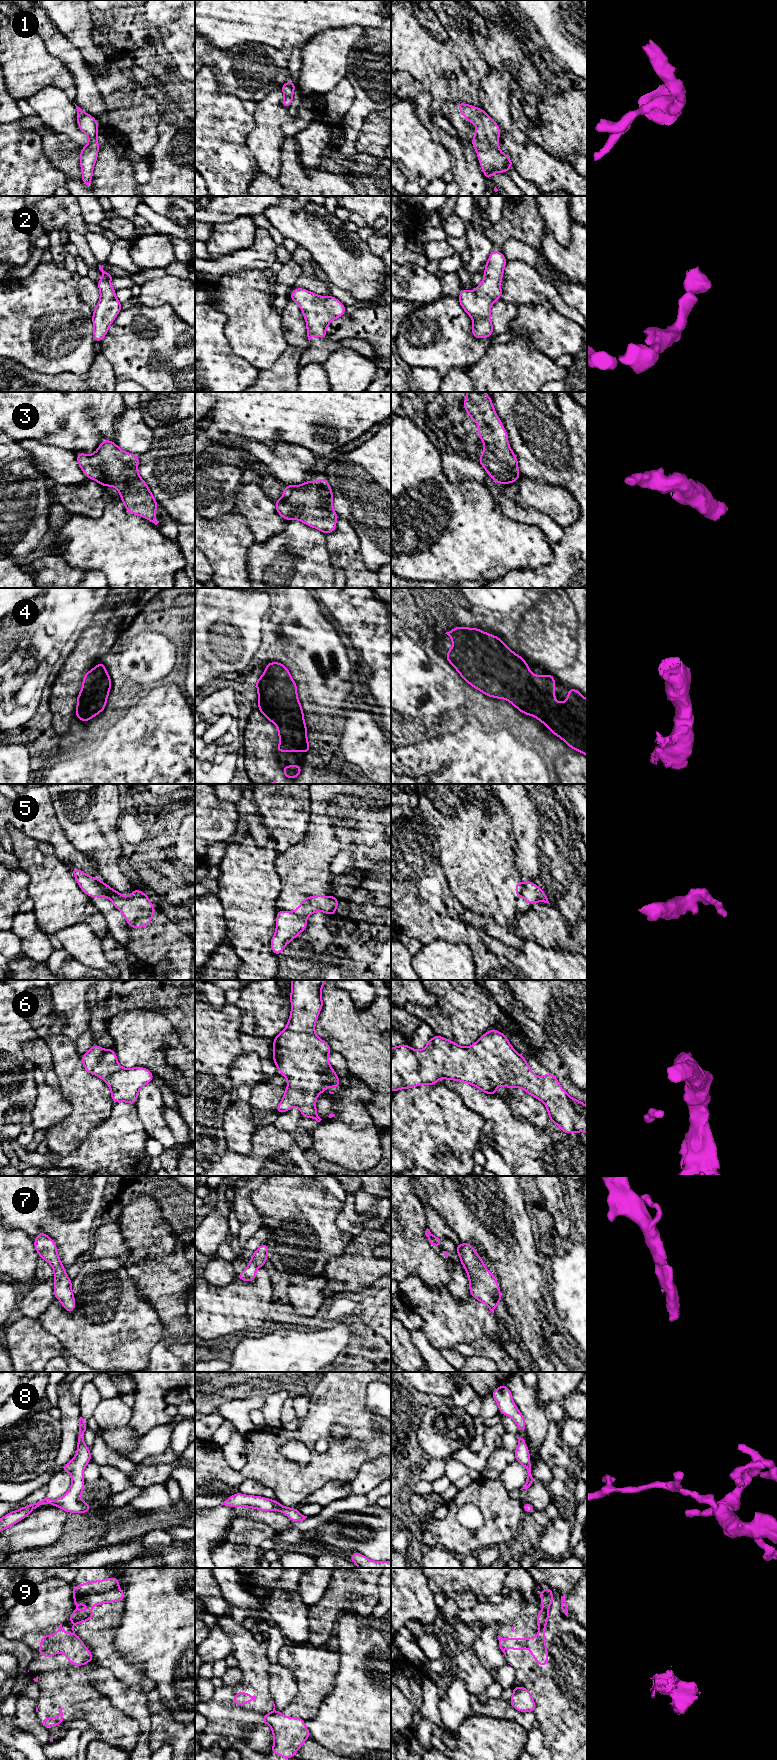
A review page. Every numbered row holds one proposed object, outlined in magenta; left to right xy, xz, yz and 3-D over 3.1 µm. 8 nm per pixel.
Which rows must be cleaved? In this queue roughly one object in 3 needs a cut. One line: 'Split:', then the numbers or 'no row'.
Split: 5, 9

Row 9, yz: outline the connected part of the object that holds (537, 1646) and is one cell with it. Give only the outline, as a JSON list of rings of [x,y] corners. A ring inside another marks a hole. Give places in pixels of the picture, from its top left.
[[[538,1626],[538,1635],[536,1637],[528,1638],[525,1637],[510,1639],[503,1639],[498,1636],[500,1649],[506,1657],[506,1648],[511,1648],[517,1651],[522,1651],[524,1648],[528,1648],[530,1653],[533,1655],[534,1660],[537,1664],[541,1666],[546,1666],[549,1664],[548,1652],[546,1646],[545,1634]]]

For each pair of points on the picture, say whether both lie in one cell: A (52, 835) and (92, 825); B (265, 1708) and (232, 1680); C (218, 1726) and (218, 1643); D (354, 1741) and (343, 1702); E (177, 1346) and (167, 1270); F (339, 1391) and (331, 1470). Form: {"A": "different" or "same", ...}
{"A": "different", "B": "different", "C": "different", "D": "same", "E": "same", "F": "same"}

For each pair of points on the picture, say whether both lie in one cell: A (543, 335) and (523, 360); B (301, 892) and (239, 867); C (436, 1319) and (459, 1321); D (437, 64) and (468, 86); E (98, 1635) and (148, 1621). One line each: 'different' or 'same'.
A: different
B: different
C: same
D: same
E: different

